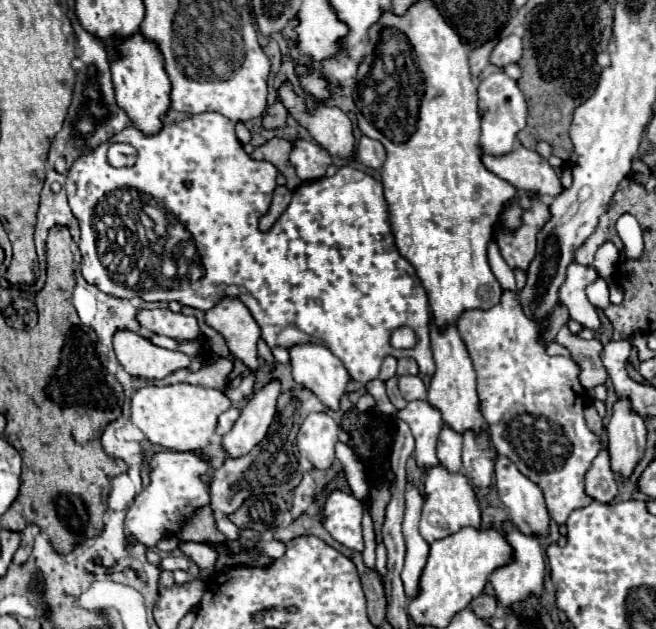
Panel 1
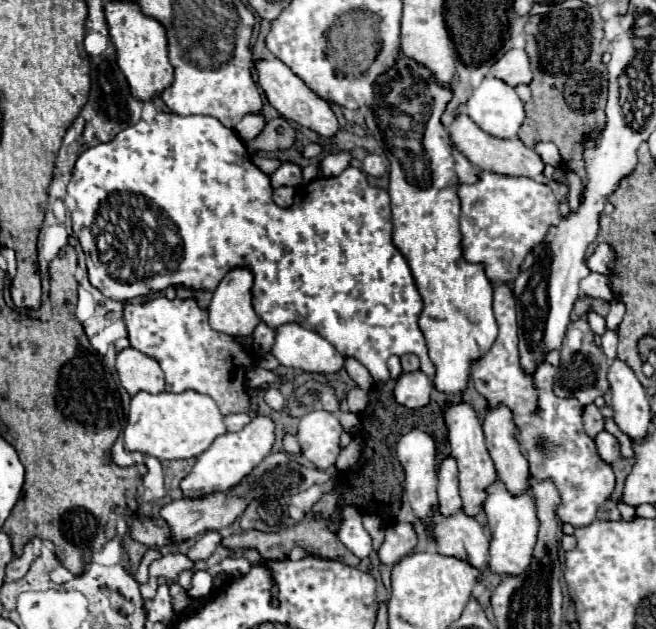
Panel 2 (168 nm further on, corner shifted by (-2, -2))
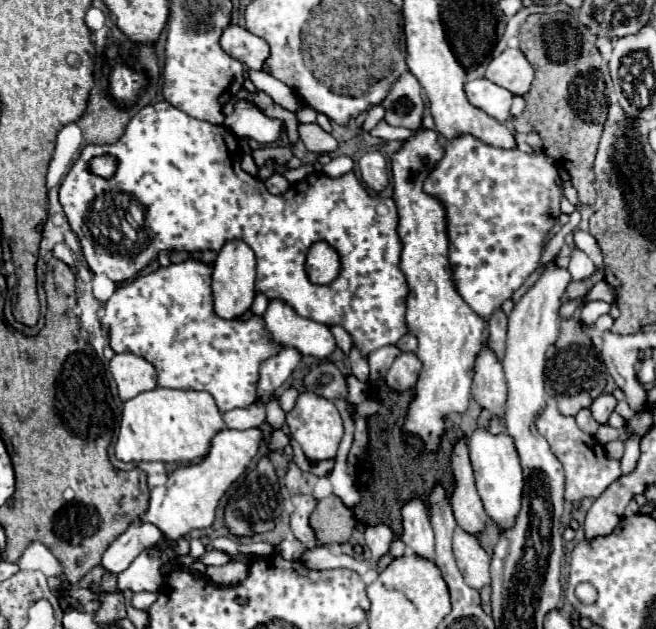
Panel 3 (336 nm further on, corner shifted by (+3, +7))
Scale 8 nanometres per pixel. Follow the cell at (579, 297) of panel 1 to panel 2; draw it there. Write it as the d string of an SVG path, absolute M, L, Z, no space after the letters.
M586 312L586 322L590 324L590 328L592 328L592 332L594 334L604 334L606 332L606 322L604 322L604 318L602 316L598 316L596 312Z

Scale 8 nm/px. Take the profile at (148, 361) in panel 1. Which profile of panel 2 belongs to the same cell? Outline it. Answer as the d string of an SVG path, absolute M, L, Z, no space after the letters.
M132 346L118 352L115 368L122 386L128 390L130 396L140 390L146 390L150 394L158 394L164 390L164 376L160 364Z

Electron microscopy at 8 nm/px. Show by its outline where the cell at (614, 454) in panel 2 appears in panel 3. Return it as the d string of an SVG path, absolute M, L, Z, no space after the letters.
M611 393L599 395L599 397L593 401L593 405L591 405L591 413L593 413L595 421L597 421L597 423L607 423L607 417L609 417L611 411L615 409L615 405L617 405L617 399L615 399Z

